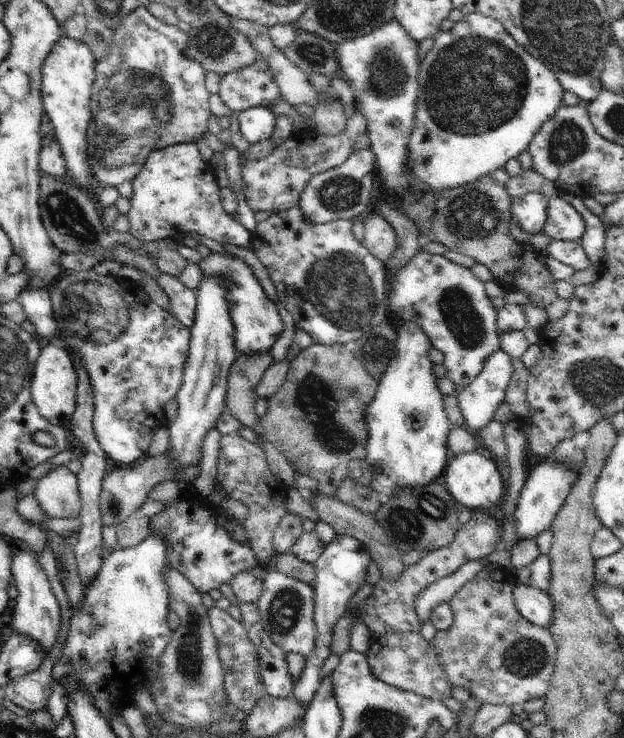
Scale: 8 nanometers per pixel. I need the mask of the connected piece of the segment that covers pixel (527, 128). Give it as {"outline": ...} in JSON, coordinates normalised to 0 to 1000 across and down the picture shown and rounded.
{"outline":[[[766,16],[750,18],[742,26],[729,30],[724,38],[708,42],[697,50],[696,62],[675,83],[671,100],[676,104],[671,123],[668,125],[668,148],[665,152],[667,171],[655,187],[655,221],[663,228],[663,238],[668,247],[662,251],[686,263],[686,260],[702,260],[715,256],[745,251],[756,245],[766,244],[771,238],[792,233],[804,228],[819,214],[840,206],[848,199],[865,172],[888,157],[888,153],[899,145],[901,127],[905,119],[897,114],[891,102],[867,83],[856,79],[845,68],[840,68],[822,51],[817,45],[788,23],[776,22]]]}

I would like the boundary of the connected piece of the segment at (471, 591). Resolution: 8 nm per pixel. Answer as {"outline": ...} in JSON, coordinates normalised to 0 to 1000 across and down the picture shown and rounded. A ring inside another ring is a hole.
{"outline":[[[774,770],[720,813],[718,818],[726,827],[724,848],[716,854],[699,855],[699,862],[688,867],[700,883],[697,893],[708,901],[718,924],[726,931],[737,930],[750,935],[771,957],[779,953],[816,957],[840,954],[853,946],[869,946],[881,932],[893,890],[891,871],[878,852],[846,843],[830,829],[822,809],[825,795],[808,778],[801,780],[801,775],[795,778]]]}

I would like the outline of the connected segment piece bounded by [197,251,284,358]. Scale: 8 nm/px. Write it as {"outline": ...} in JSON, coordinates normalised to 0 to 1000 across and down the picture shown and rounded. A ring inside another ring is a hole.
{"outline":[[[338,340],[316,356],[329,373],[354,371],[365,383],[372,383],[364,393],[364,416],[369,434],[377,444],[377,473],[380,485],[385,481],[404,484],[421,481],[433,476],[449,458],[455,439],[446,424],[442,412],[423,396],[413,377],[407,373],[404,362],[389,351],[373,348],[369,343]]]}

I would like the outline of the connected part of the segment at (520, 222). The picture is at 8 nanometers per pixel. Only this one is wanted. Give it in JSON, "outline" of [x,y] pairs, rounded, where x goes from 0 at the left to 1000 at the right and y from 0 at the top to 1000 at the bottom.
{"outline":[[[846,262],[822,268],[819,274],[821,301],[851,320],[870,314],[877,297],[877,279],[883,267],[869,262]]]}

